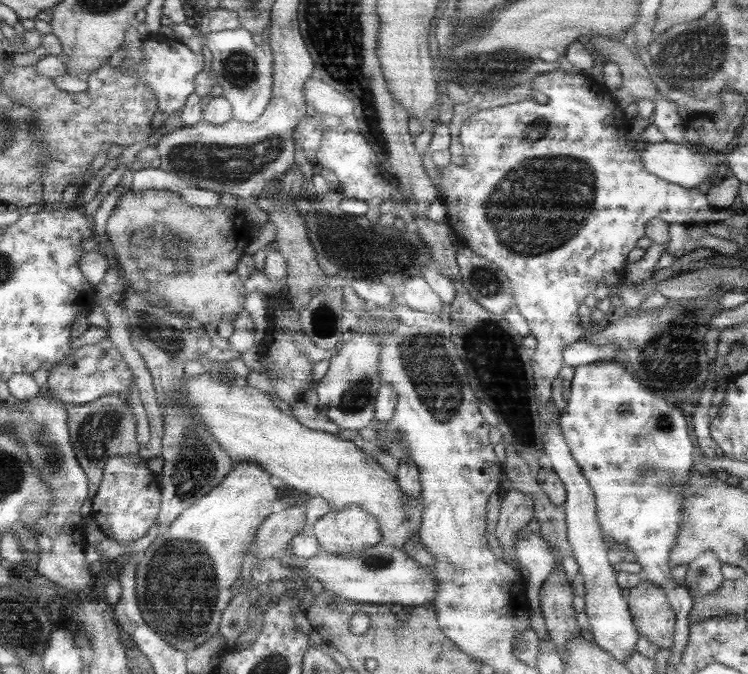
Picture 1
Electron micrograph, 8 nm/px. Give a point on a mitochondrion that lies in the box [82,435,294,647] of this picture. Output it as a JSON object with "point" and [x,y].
{"point":[176,574]}

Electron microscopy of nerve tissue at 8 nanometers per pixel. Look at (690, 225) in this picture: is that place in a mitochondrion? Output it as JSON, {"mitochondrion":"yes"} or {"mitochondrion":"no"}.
{"mitochondrion":"no"}

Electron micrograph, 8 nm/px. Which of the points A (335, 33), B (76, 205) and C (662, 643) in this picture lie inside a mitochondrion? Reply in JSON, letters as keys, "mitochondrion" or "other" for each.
{"A":"mitochondrion","B":"other","C":"other"}

